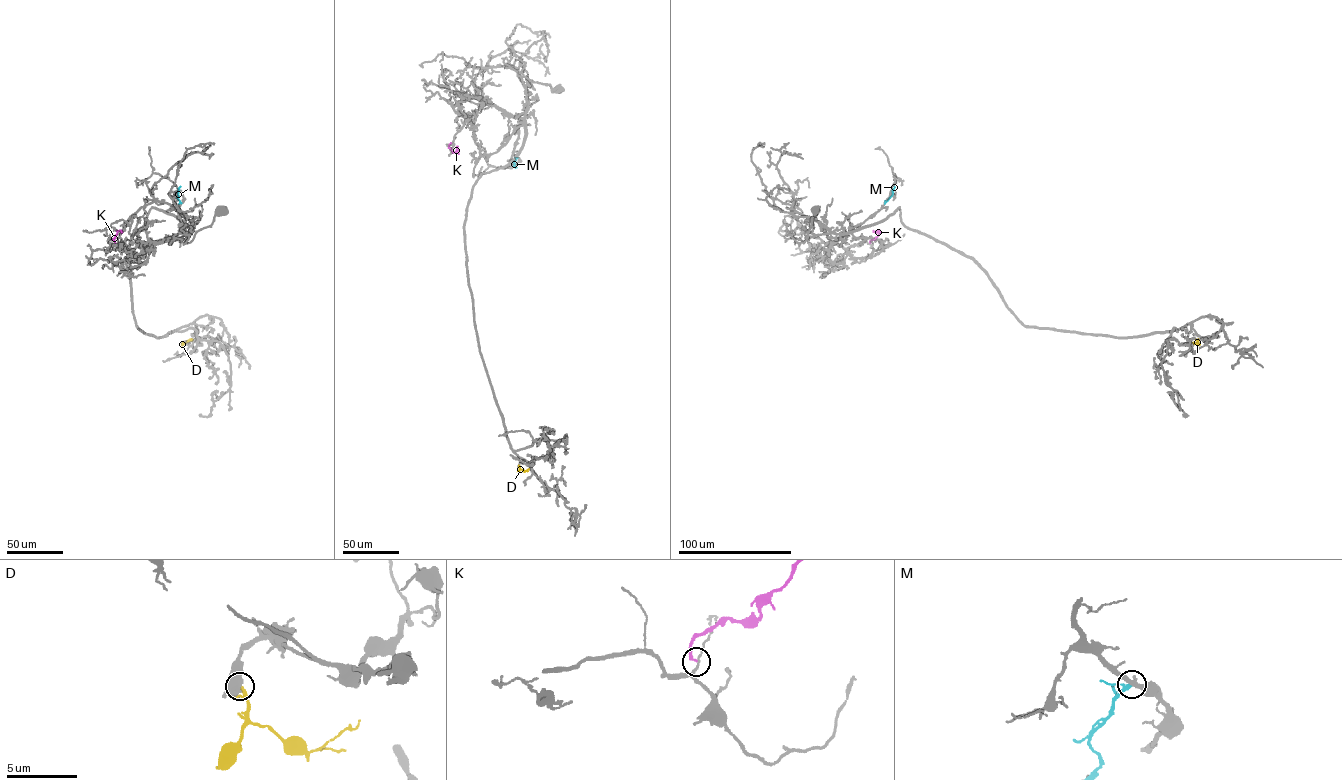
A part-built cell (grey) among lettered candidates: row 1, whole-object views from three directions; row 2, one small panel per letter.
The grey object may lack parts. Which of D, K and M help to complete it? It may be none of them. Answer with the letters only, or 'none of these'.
none of these

